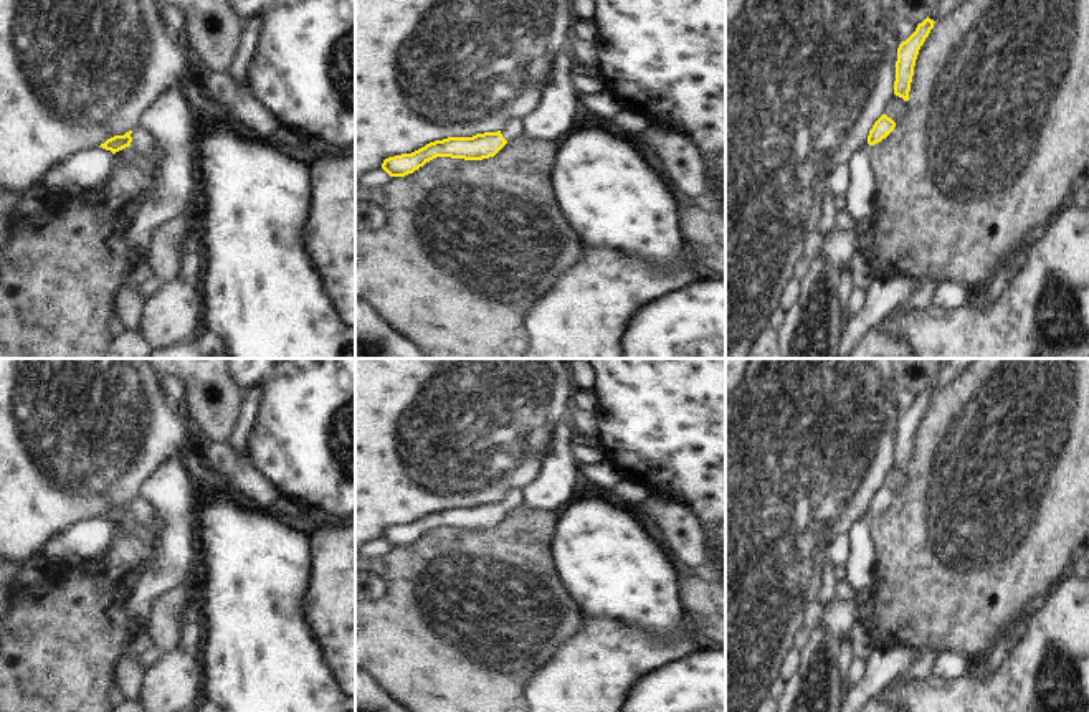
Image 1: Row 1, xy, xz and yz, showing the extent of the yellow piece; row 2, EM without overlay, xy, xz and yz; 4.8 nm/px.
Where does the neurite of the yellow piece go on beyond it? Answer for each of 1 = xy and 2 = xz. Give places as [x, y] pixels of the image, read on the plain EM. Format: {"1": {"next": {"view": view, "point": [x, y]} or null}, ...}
{"1": {"next": {"view": "xy", "point": [142, 511]}}, "2": {"next": {"view": "xz", "point": [513, 498]}}}

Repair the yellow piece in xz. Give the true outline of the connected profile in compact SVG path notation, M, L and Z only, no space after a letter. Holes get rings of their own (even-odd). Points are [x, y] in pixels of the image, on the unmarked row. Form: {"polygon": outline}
{"polygon": "M511 487L497 502L484 502L476 504L473 507L448 507L443 510L435 510L411 524L402 524L385 529L382 539L390 547L405 547L436 527L451 527L464 530L489 529L494 527L511 509L521 507L522 501L522 489Z"}

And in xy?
{"polygon": "M137 496L134 501L129 501L124 506L114 506L99 517L116 524L129 515L139 522L150 535L157 535L159 519L155 509L144 496Z"}

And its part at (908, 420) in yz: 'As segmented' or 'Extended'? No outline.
As segmented

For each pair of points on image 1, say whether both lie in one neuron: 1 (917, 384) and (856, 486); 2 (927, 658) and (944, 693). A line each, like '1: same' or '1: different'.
1: different
2: different

